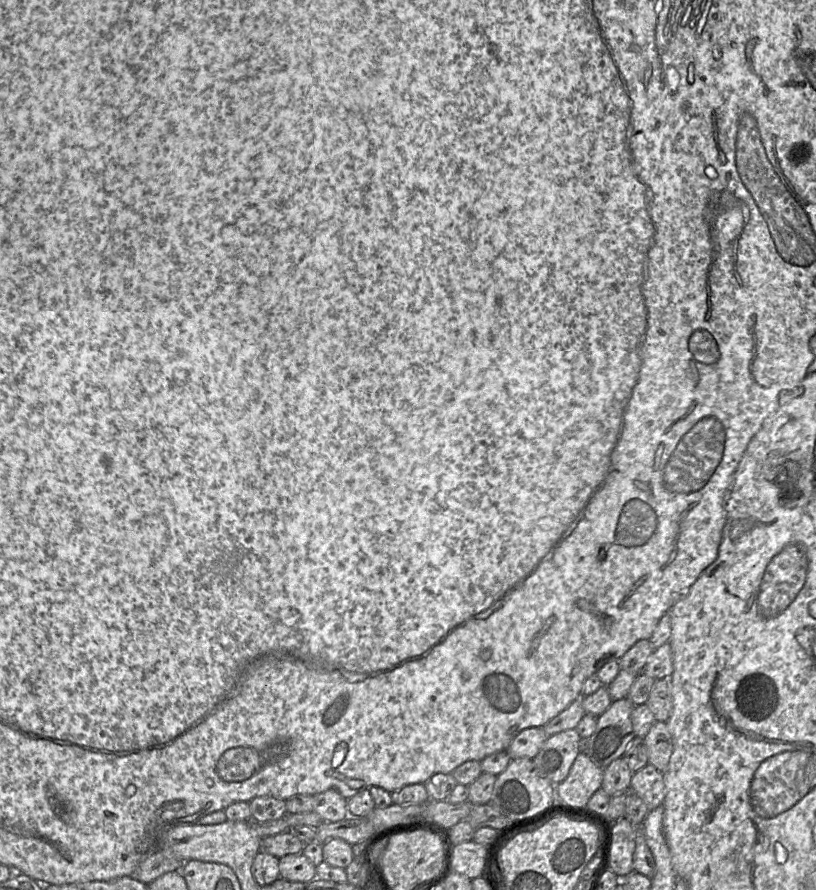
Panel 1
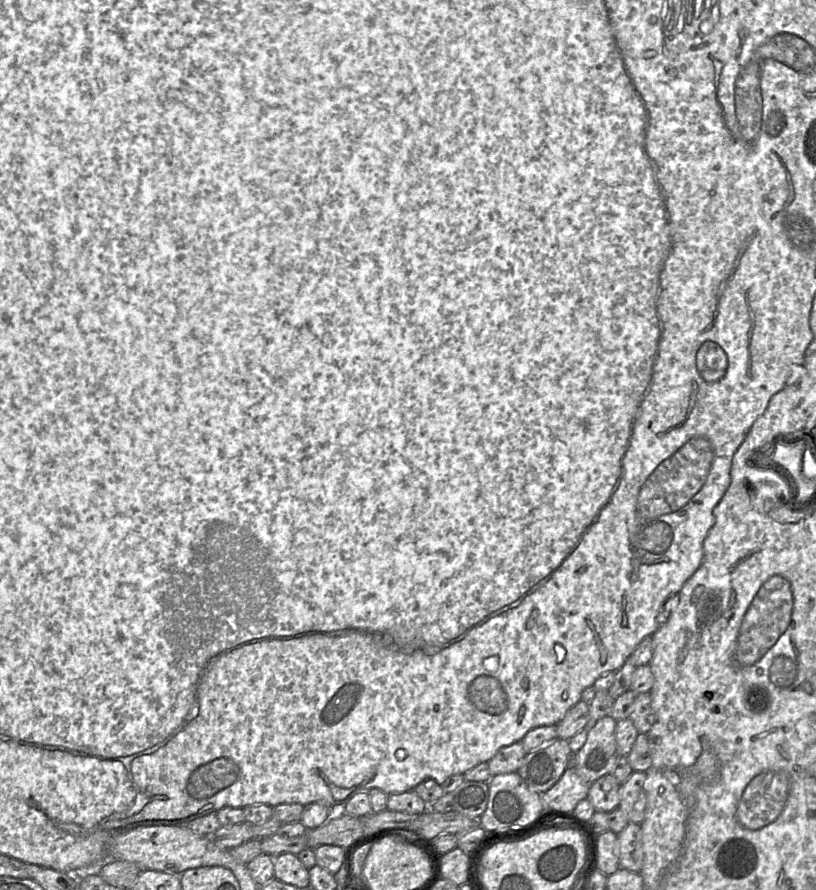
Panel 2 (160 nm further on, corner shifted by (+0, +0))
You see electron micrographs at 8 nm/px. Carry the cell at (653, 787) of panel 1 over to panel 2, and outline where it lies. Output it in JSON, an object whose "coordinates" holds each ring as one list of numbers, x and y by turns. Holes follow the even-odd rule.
{"coordinates":[[633,771,627,781,621,784,619,808,624,812,629,822,641,824,645,819,646,778,646,772]]}

